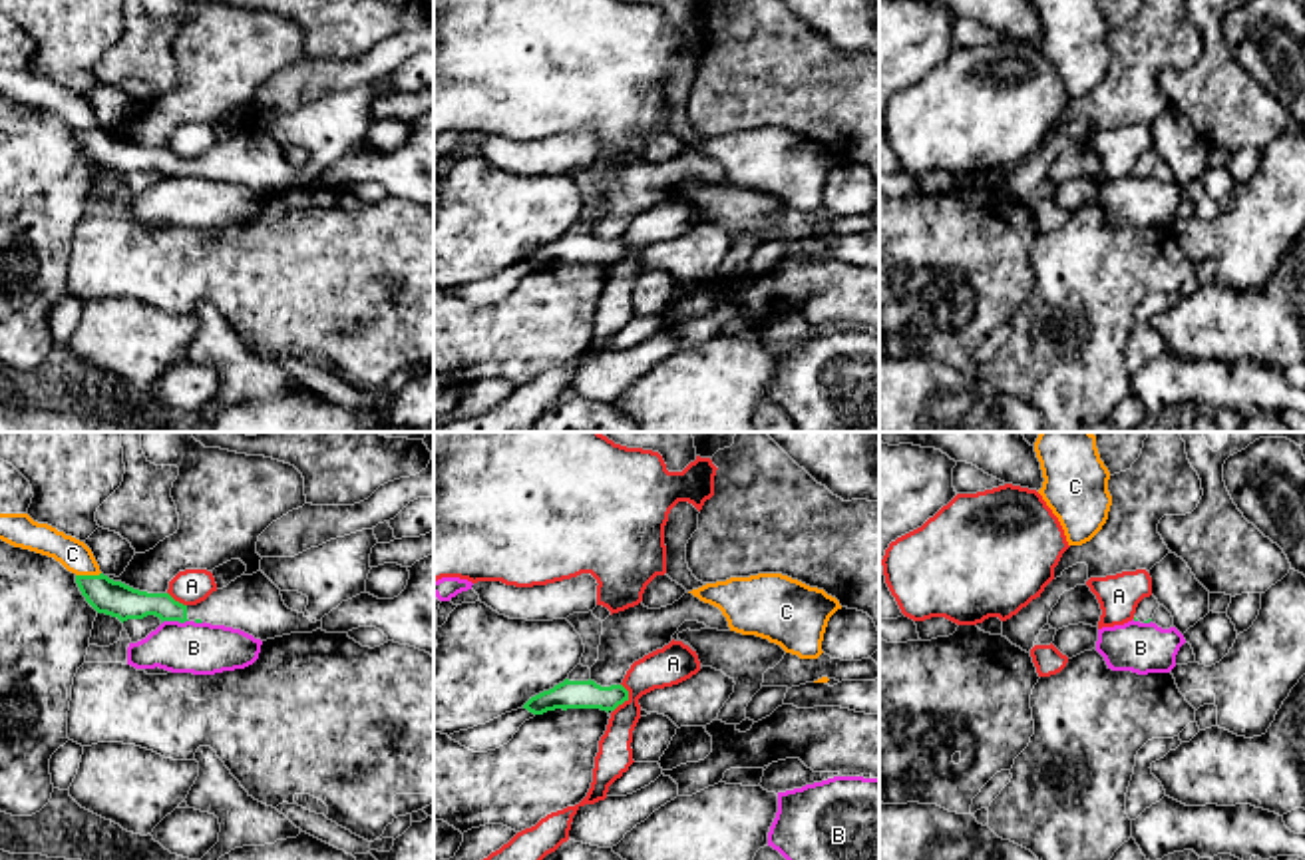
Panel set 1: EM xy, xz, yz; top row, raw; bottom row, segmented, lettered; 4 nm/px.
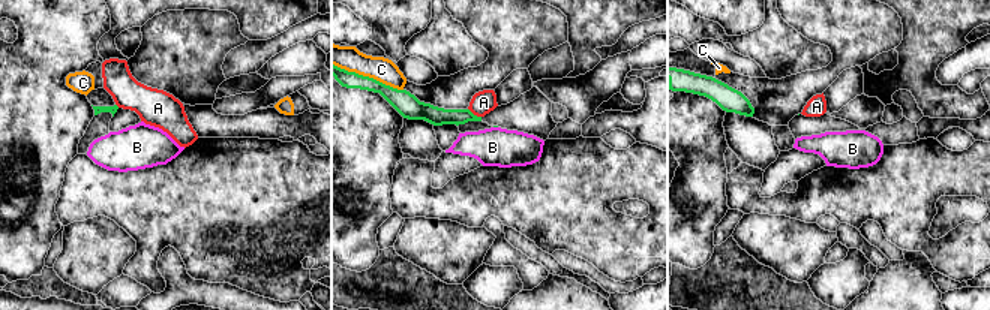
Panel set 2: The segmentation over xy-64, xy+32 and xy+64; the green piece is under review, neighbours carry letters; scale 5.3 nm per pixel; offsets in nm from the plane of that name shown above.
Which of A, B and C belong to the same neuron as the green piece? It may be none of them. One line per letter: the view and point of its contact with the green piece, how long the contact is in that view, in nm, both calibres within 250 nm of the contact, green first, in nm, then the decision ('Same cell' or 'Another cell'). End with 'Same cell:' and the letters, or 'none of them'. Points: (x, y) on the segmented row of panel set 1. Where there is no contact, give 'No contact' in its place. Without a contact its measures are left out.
A: Touches green at xz (627, 697). Shared border 120 nm. Thickness 110 nm (green) against 160 nm. Another cell
B: Touches green at xy (174, 620). Shared border 110 nm. Thickness 140 nm (green) against 200 nm. Another cell
C: Touches green at xy (88, 576). Shared border 110 nm. Thickness 140 nm (green) against 120 nm. Another cell
Same cell: none of them

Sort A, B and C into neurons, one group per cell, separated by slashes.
A / B / C

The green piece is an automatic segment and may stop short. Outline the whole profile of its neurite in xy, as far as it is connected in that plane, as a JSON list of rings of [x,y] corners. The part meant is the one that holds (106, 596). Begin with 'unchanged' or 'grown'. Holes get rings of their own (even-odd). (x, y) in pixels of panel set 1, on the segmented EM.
grown; [[[263,571],[237,577],[197,605],[183,605],[169,593],[133,589],[103,573],[76,575],[76,583],[97,613],[117,617],[121,623],[147,615],[159,617],[161,623],[205,621],[241,629],[261,641],[322,629],[322,621],[312,623],[304,613],[288,609],[280,589]]]

